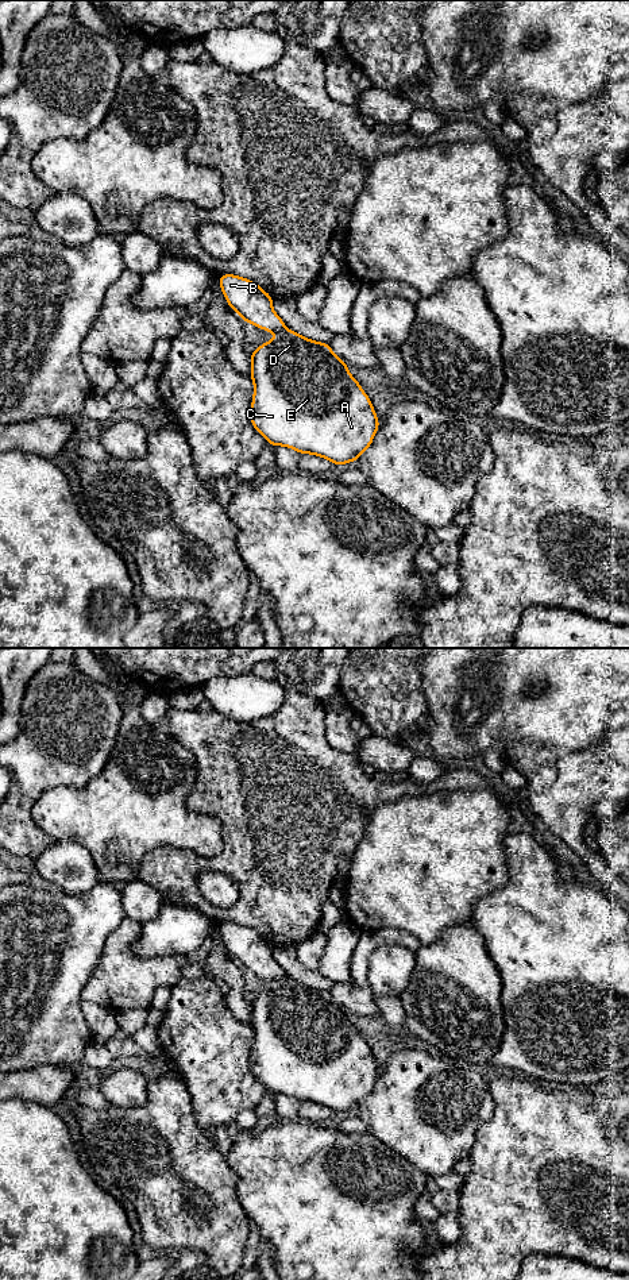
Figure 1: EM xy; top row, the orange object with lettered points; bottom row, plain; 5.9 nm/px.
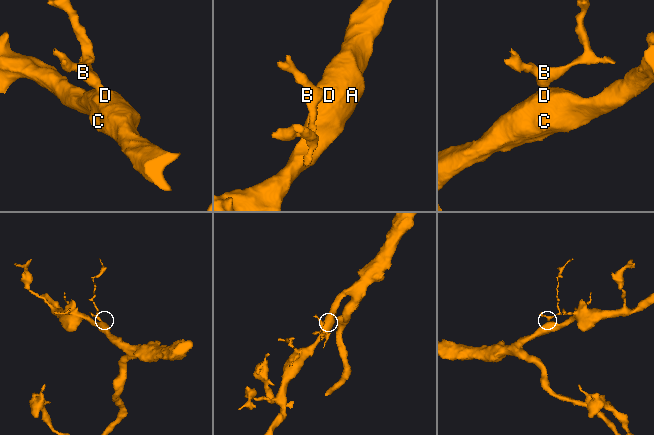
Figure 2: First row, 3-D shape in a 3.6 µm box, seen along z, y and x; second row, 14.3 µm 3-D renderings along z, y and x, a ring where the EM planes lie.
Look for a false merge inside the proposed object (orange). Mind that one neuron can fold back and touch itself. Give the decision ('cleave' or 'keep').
cleave

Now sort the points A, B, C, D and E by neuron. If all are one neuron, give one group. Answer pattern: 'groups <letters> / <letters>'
groups A C D E / B

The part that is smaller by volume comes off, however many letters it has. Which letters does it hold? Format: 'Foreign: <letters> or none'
Foreign: B

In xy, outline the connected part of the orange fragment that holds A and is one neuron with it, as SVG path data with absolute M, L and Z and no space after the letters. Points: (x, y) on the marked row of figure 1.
M283 329L256 347L250 358L254 382L251 424L269 446L321 456L335 466L358 460L371 446L379 428L373 402L328 343Z

